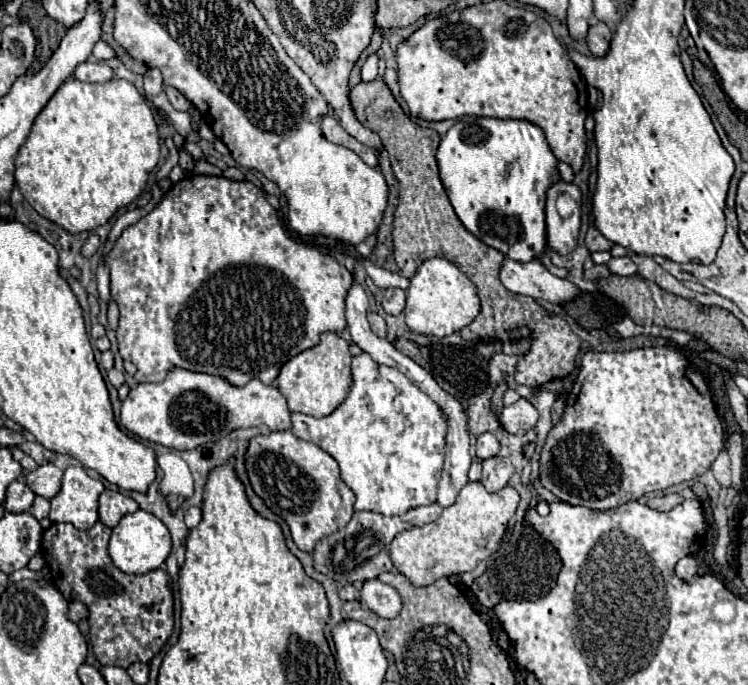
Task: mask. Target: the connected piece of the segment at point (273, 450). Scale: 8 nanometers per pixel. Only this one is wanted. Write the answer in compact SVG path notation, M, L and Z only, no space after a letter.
M290 430L258 434L258 436L250 438L250 444L248 444L248 450L244 456L244 466L246 466L246 474L248 474L252 490L256 492L256 496L262 498L266 508L270 508L276 516L280 516L290 526L292 540L300 550L312 552L320 538L324 538L336 530L342 530L350 522L354 494L342 482L338 462L328 452L318 448L314 442L300 440Z

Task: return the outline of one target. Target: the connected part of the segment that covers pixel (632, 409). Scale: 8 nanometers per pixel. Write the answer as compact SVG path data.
M650 346L650 348L634 348L634 350L626 350L626 352L586 352L582 356L582 364L580 364L576 382L572 386L572 392L568 396L564 416L556 426L552 426L552 430L548 432L546 442L542 446L540 482L562 502L568 502L574 506L586 506L592 510L612 510L630 500L638 500L640 496L644 496L648 492L660 492L660 490L666 490L668 486L700 478L712 466L712 462L722 452L722 448L724 448L724 428L718 418L714 400L712 400L710 380L706 374L698 372L690 364L690 360L684 356L682 350L678 350L674 346Z

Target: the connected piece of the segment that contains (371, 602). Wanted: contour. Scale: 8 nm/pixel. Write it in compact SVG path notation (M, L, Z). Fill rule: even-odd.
M374 578L364 582L360 590L360 604L382 618L394 618L402 608L402 598L390 584L384 584Z

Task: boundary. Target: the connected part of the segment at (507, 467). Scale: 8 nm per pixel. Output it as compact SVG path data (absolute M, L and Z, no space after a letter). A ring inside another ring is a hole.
M494 456L494 458L488 458L488 460L482 462L482 478L480 478L480 482L484 484L484 488L488 492L498 492L508 484L512 474L514 474L512 462L508 458Z

